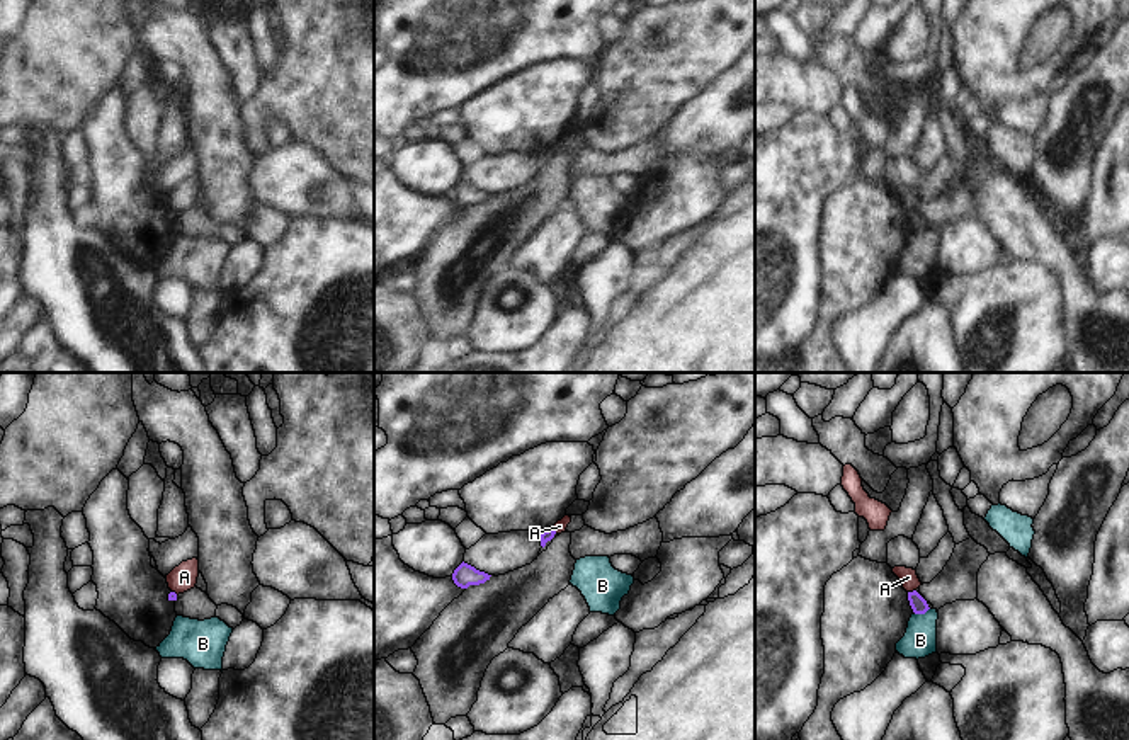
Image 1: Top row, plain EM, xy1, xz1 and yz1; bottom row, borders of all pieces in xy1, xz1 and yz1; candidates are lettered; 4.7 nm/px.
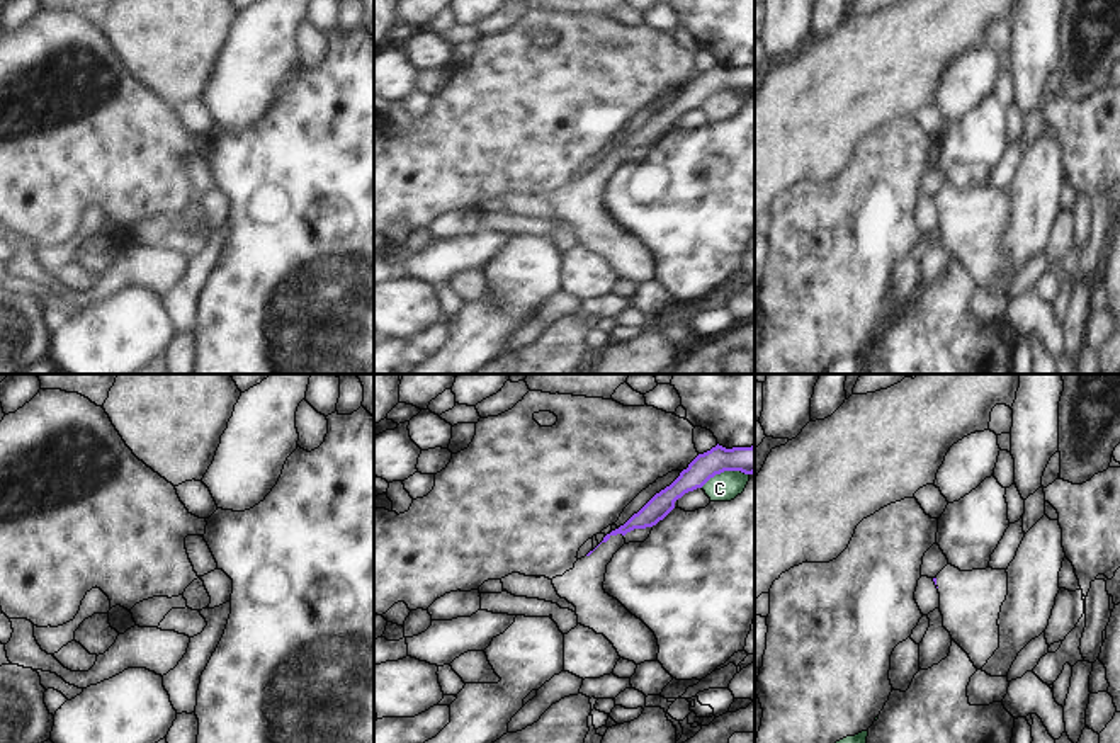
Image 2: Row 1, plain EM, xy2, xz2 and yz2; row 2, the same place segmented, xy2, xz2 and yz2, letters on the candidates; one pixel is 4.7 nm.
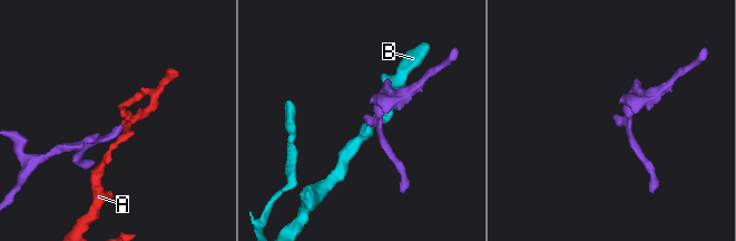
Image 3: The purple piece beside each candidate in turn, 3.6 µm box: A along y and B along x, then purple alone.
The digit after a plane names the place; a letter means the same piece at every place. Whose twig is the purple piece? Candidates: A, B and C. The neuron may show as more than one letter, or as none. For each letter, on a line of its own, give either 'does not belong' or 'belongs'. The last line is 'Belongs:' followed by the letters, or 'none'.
A: does not belong
B: does not belong
C: does not belong
Belongs: none

